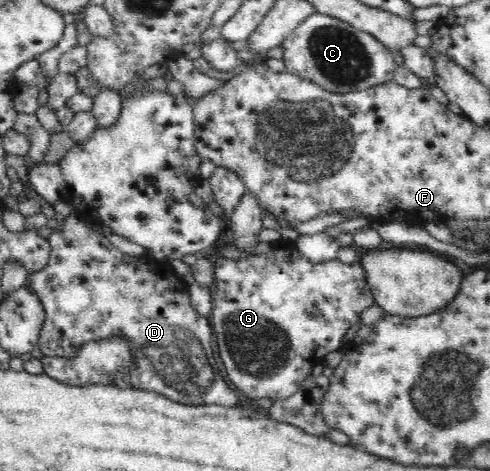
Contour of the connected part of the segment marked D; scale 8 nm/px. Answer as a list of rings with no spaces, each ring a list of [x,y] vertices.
[[[71,215],[61,223],[62,228],[48,238],[50,246],[47,264],[28,275],[27,288],[40,300],[43,307],[43,324],[39,347],[44,356],[72,360],[88,343],[118,337],[130,344],[132,369],[128,373],[116,371],[110,375],[112,384],[130,384],[132,388],[152,391],[182,405],[224,405],[235,407],[239,402],[236,393],[228,387],[226,369],[218,361],[219,345],[214,345],[210,317],[194,308],[189,285],[174,272],[169,263],[160,262],[146,254],[144,259],[120,252],[104,234],[87,226]]]

